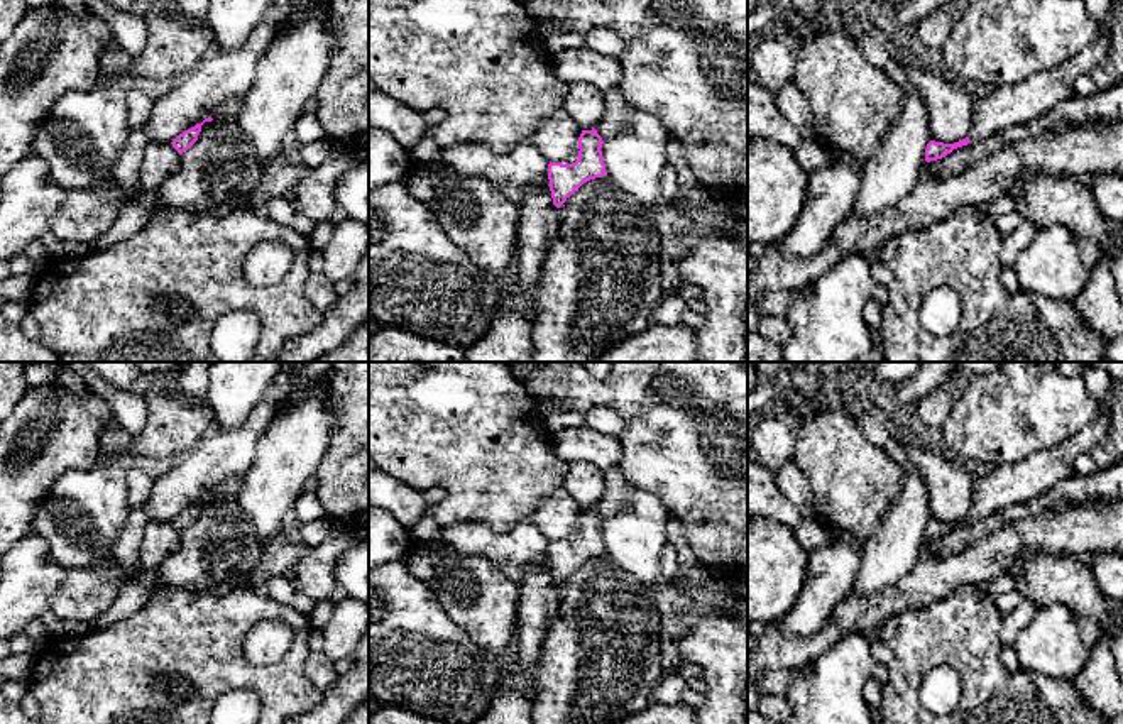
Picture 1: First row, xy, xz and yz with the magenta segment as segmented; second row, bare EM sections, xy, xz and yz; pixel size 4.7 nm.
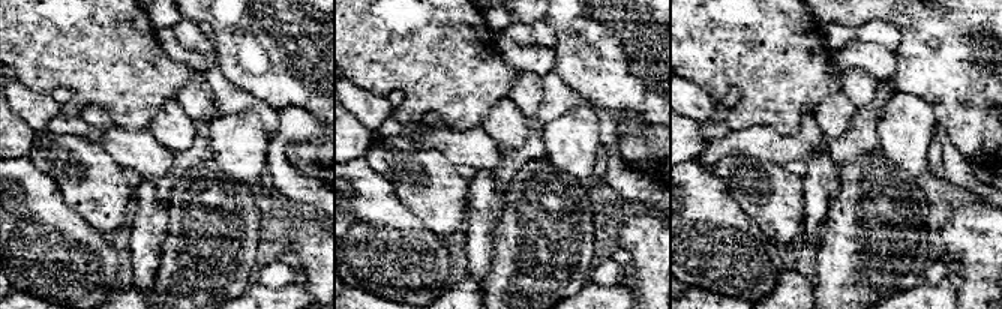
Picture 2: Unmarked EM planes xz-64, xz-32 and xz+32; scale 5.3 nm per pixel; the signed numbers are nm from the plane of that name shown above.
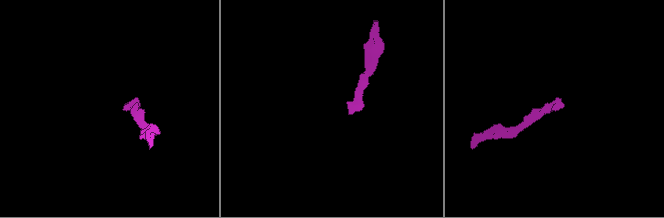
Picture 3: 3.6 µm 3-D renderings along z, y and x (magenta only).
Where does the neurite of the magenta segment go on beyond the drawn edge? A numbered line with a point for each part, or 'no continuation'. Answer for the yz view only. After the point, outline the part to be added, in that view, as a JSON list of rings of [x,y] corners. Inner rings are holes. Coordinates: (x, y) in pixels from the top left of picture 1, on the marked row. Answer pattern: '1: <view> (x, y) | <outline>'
1: yz (1007, 107) | [[[1113,0],[1084,2],[1099,25],[1093,44],[1059,68],[1032,74],[1018,85],[993,88],[974,107],[969,132],[971,142],[1025,125],[1076,95],[1074,81],[1096,66],[1108,51],[1109,12],[1113,5]]]

